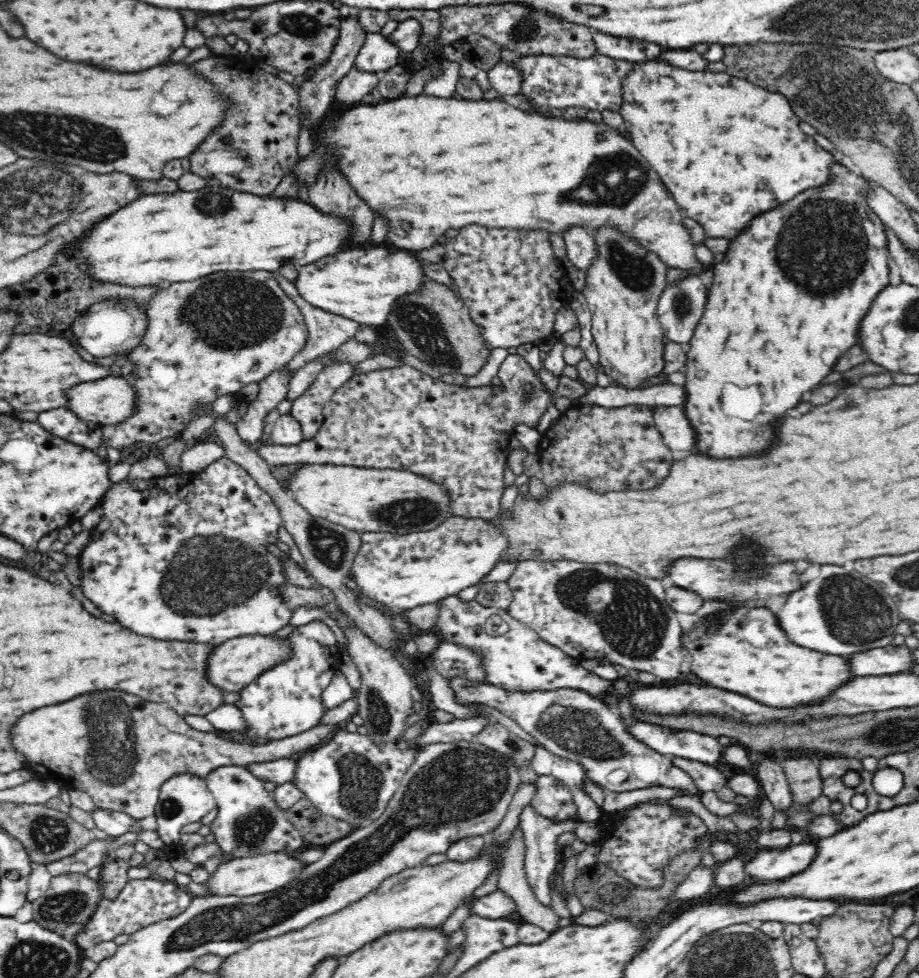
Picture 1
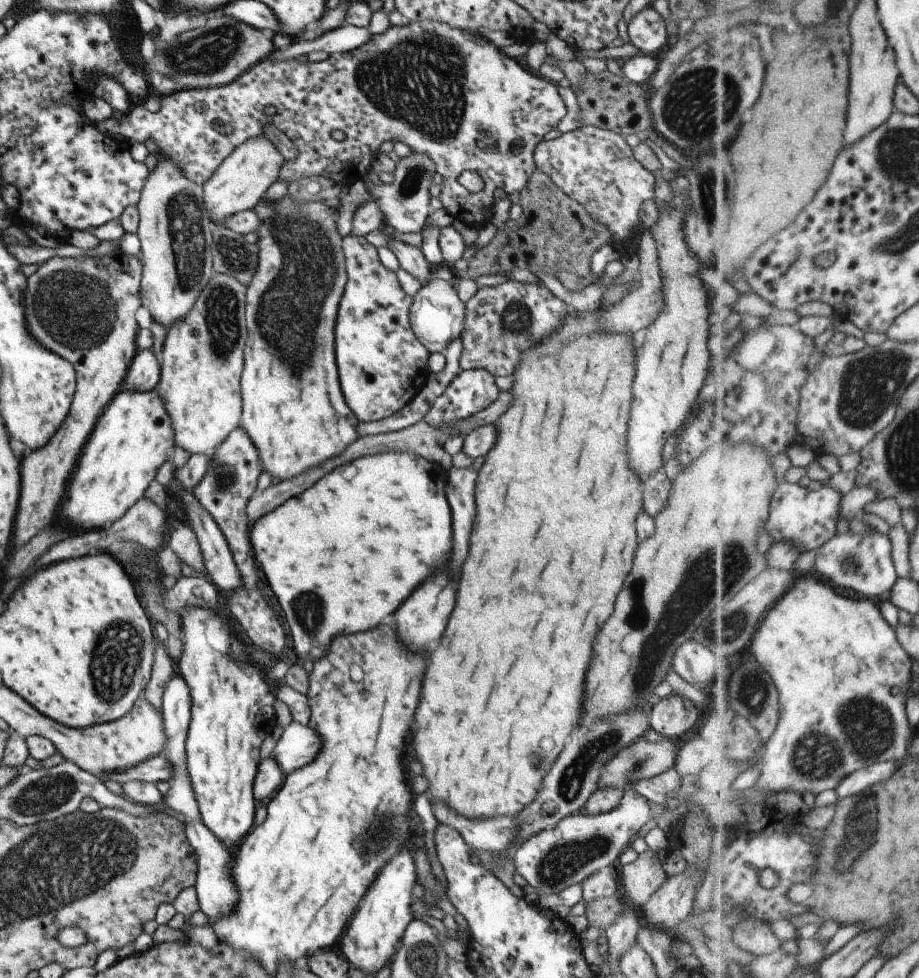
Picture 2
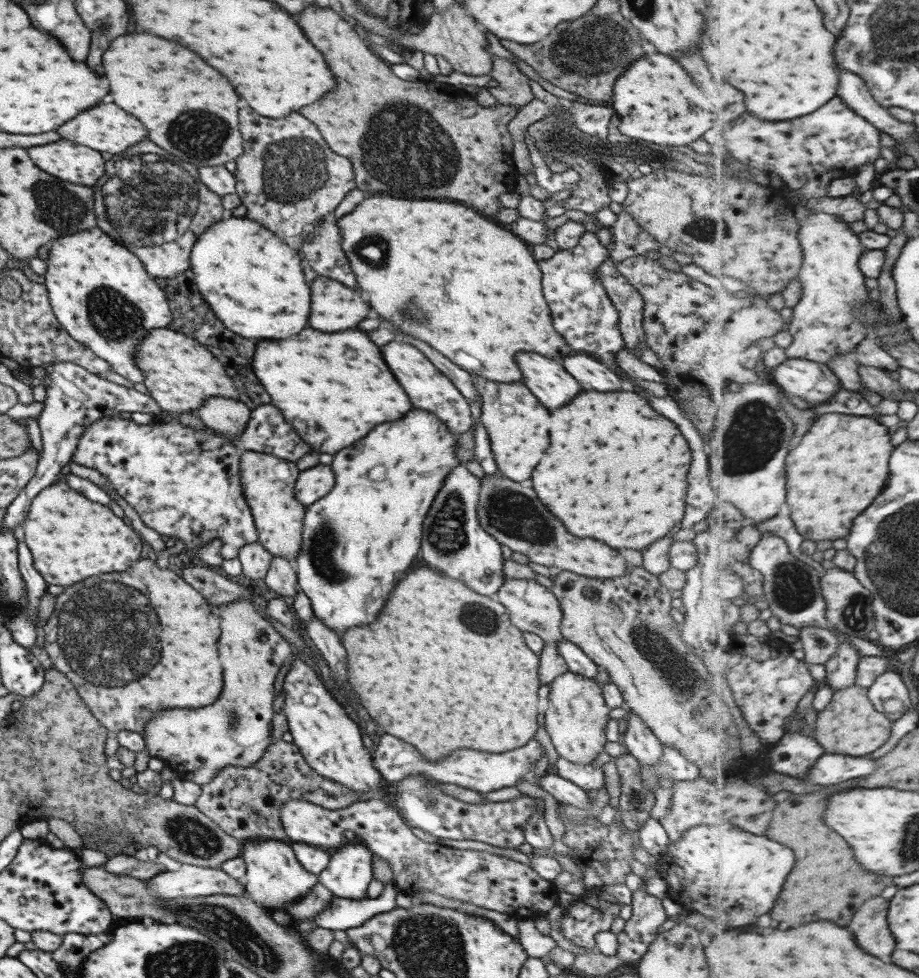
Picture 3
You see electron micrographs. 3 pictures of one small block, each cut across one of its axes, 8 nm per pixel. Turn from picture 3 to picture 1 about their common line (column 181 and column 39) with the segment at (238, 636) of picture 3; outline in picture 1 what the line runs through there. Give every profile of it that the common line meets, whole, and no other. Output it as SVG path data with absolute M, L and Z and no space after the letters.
M102 690L28 712L10 729L9 739L14 752L23 756L24 769L31 772L34 779L56 780L66 789L82 790L92 797L97 808L121 812L138 821L154 814L162 784L174 775L189 772L204 779L221 766L258 764L300 756L326 744L343 726L343 723L320 723L302 734L282 740L257 745L240 744L212 732L192 729L186 724L184 717L167 704L155 703L127 692Z

